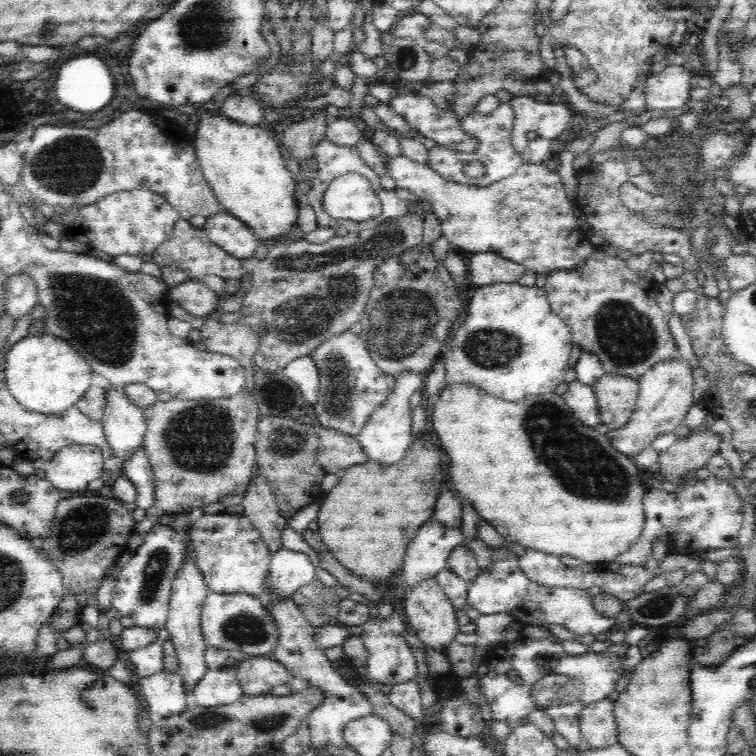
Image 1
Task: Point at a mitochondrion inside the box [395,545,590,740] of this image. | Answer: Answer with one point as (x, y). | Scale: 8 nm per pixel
(545, 663)

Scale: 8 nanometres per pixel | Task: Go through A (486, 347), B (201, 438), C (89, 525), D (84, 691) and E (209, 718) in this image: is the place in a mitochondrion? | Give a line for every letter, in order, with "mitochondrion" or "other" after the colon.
A: mitochondrion
B: mitochondrion
C: mitochondrion
D: mitochondrion
E: mitochondrion

